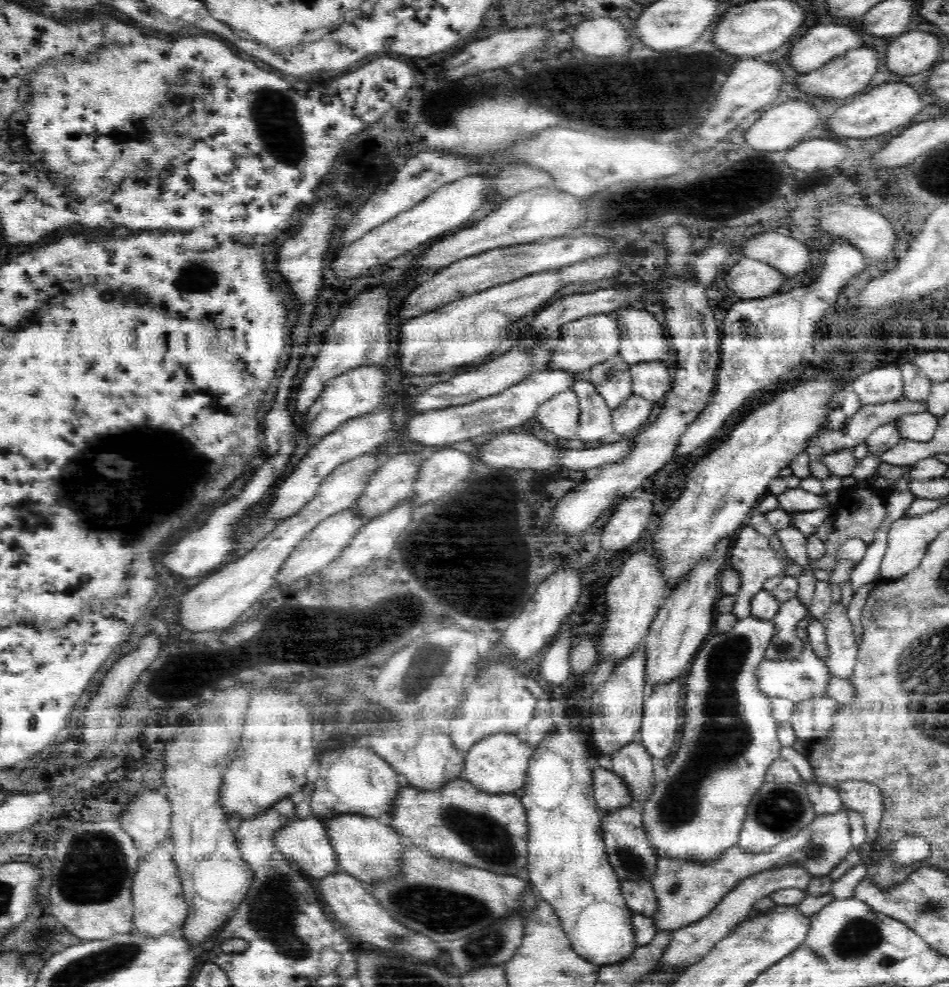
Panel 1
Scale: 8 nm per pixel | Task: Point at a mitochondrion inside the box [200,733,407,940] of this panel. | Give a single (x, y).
(278, 876)

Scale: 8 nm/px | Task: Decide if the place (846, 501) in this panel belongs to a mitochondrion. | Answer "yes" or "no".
no

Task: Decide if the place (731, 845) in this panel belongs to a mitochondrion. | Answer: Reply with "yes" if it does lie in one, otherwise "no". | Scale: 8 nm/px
no

